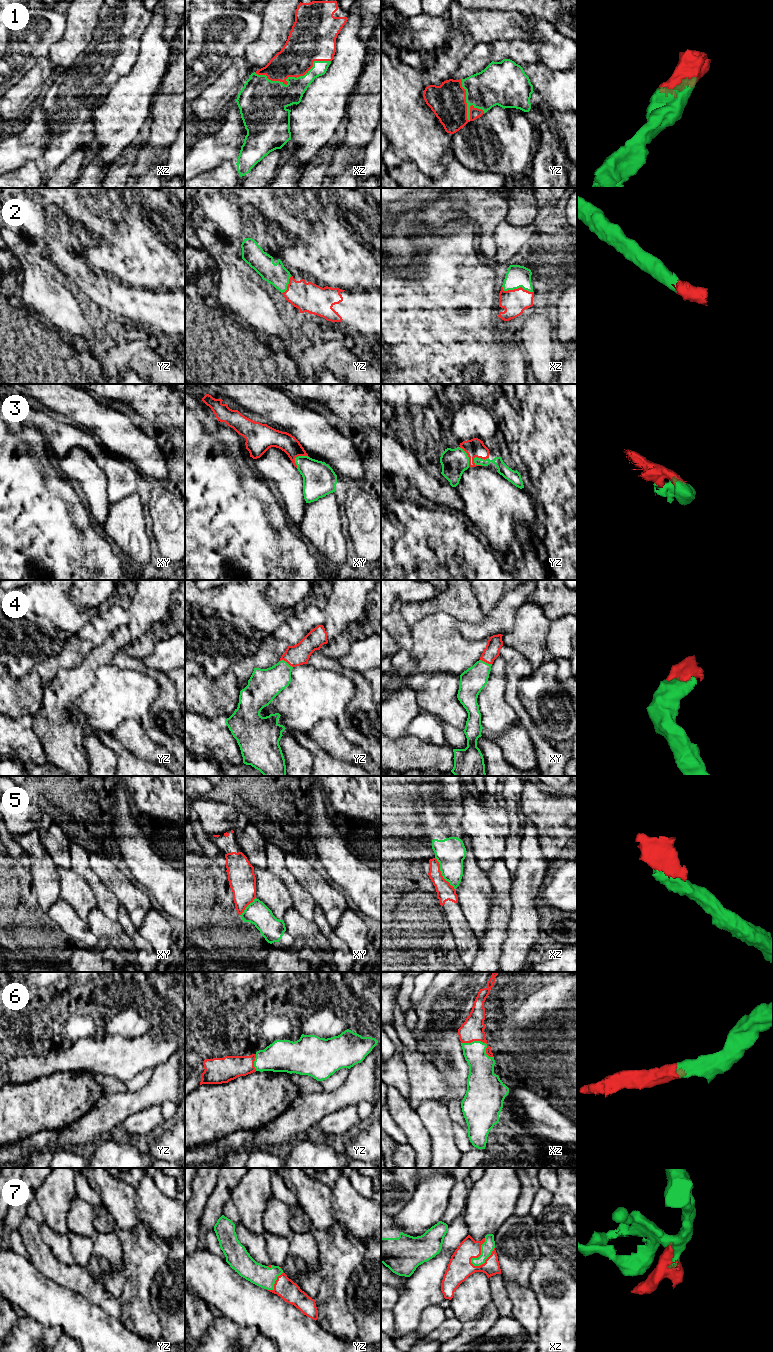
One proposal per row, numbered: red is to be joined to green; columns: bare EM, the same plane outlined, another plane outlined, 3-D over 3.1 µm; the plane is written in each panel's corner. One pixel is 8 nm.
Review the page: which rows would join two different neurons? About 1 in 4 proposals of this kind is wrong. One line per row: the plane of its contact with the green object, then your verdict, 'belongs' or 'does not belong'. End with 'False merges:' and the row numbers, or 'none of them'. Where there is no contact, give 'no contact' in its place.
1: xz | belongs
2: xz | belongs
3: yz | belongs
4: yz | belongs
5: xz | does not belong
6: xz | belongs
7: xz | belongs
False merges: 5

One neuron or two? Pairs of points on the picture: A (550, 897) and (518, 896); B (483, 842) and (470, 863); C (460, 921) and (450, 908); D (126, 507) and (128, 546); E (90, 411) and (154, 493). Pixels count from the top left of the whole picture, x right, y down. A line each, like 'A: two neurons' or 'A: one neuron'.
A: two neurons
B: two neurons
C: one neuron
D: one neuron
E: two neurons

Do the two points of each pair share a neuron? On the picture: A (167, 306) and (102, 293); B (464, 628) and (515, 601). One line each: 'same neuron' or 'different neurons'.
A: same neuron
B: same neuron

